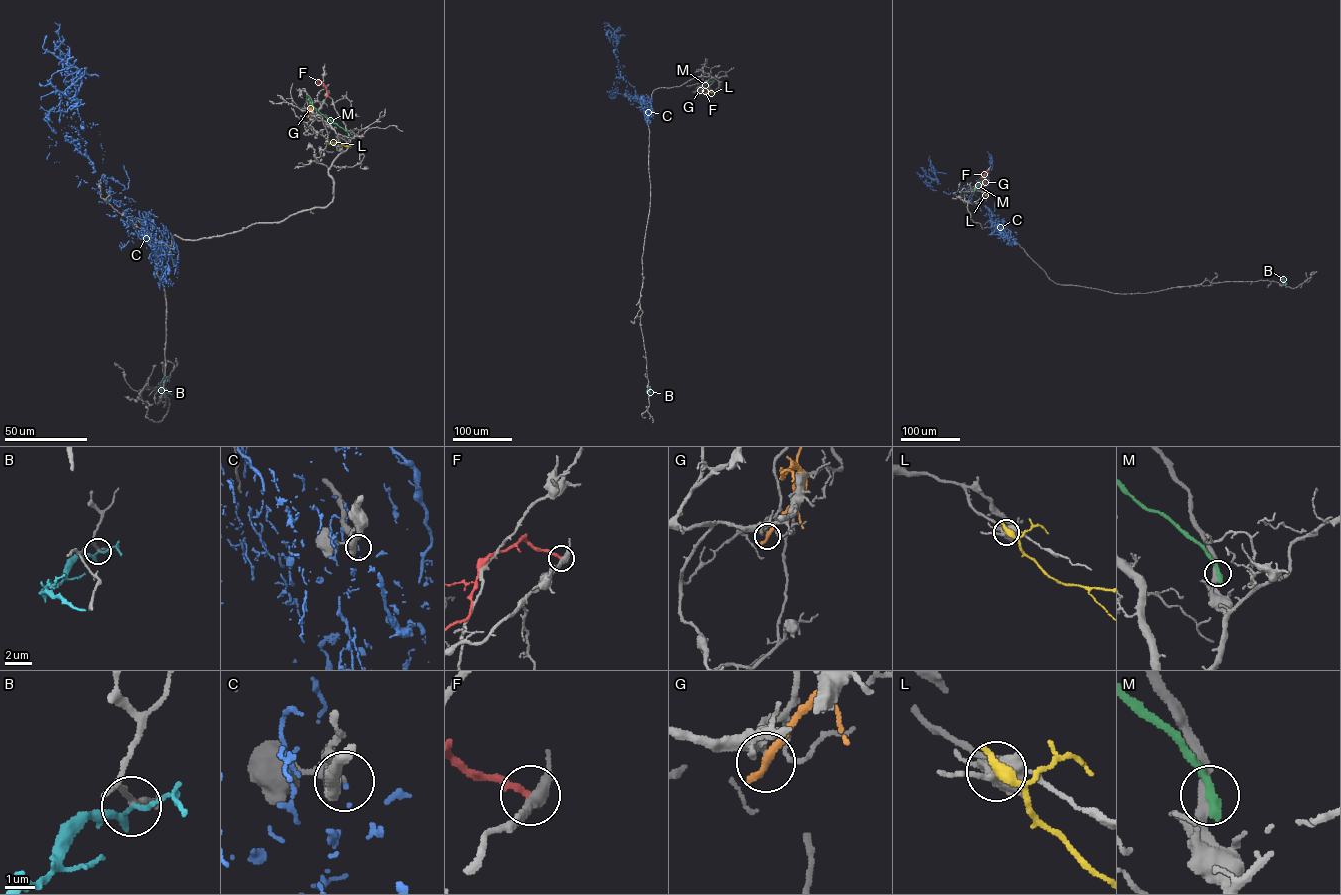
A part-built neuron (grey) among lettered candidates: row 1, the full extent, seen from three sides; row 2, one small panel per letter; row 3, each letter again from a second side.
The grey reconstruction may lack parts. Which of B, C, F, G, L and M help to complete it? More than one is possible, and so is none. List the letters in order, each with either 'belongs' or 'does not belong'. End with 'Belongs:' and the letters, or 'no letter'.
B: does not belong
C: does not belong
F: does not belong
G: does not belong
L: does not belong
M: does not belong
Belongs: no letter

